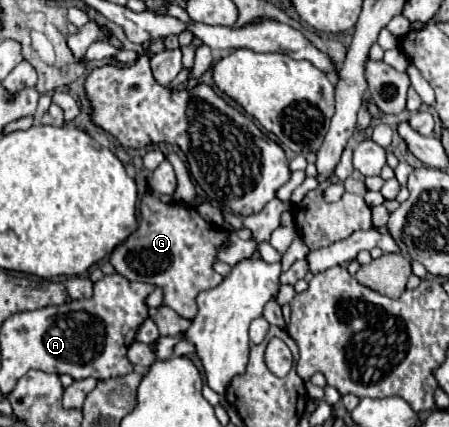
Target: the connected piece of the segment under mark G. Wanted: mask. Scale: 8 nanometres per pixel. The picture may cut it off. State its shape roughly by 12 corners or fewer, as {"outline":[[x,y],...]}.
{"outline":[[140,199],[138,231],[108,261],[160,287],[186,319],[214,271],[226,231],[196,209]]}

